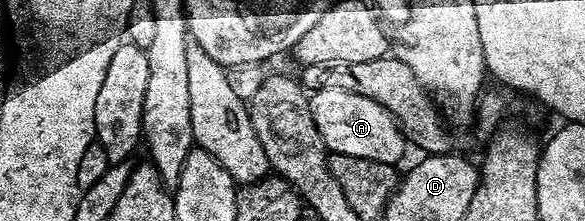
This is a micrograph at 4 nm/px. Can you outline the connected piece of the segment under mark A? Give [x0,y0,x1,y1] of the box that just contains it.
[310,88,406,165]

